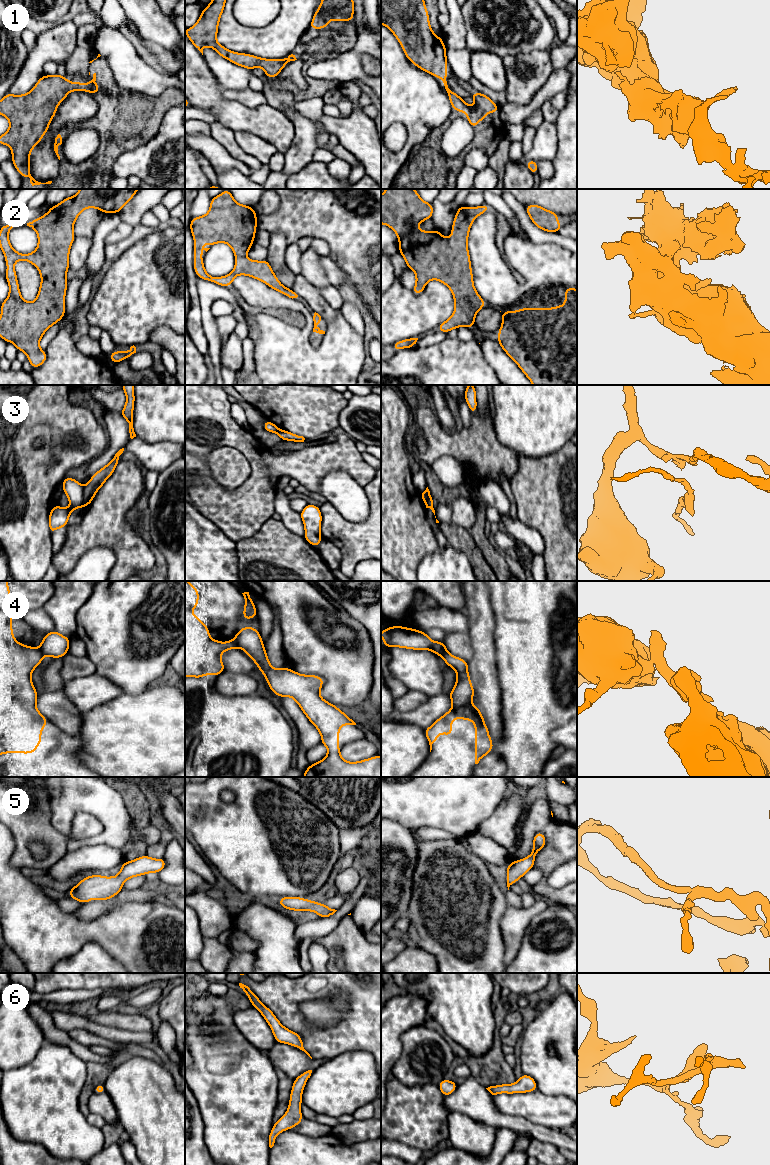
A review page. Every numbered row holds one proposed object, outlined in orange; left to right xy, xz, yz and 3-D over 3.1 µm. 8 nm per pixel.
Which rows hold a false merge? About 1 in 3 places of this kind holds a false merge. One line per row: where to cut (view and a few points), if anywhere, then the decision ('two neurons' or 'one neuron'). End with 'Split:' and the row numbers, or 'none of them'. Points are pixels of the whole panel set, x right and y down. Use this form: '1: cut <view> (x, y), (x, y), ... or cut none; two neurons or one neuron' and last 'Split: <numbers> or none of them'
1: cut none; one neuron
2: cut none; one neuron
3: cut xy (83, 488), (83, 504), (81, 506); two neurons
4: cut xz (234, 639), (238, 646); two neurons
5: cut none; one neuron
6: cut none; one neuron
Split: 3, 4

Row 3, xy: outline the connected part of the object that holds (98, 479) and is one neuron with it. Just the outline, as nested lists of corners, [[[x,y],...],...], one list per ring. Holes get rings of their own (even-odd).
[[[124,448],[120,449],[114,458],[103,468],[97,471],[89,480],[88,484],[83,488],[84,502],[82,507],[86,508],[96,494],[96,492],[103,486],[105,481],[113,474],[117,464],[120,462],[119,456],[123,453]]]

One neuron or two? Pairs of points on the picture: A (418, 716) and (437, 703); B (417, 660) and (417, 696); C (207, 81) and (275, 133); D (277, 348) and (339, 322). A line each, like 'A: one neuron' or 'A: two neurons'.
A: one neuron
B: two neurons
C: one neuron
D: one neuron

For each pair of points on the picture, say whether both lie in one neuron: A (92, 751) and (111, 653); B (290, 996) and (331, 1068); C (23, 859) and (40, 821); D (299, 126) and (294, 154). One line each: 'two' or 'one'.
A: one
B: two
C: one
D: one

